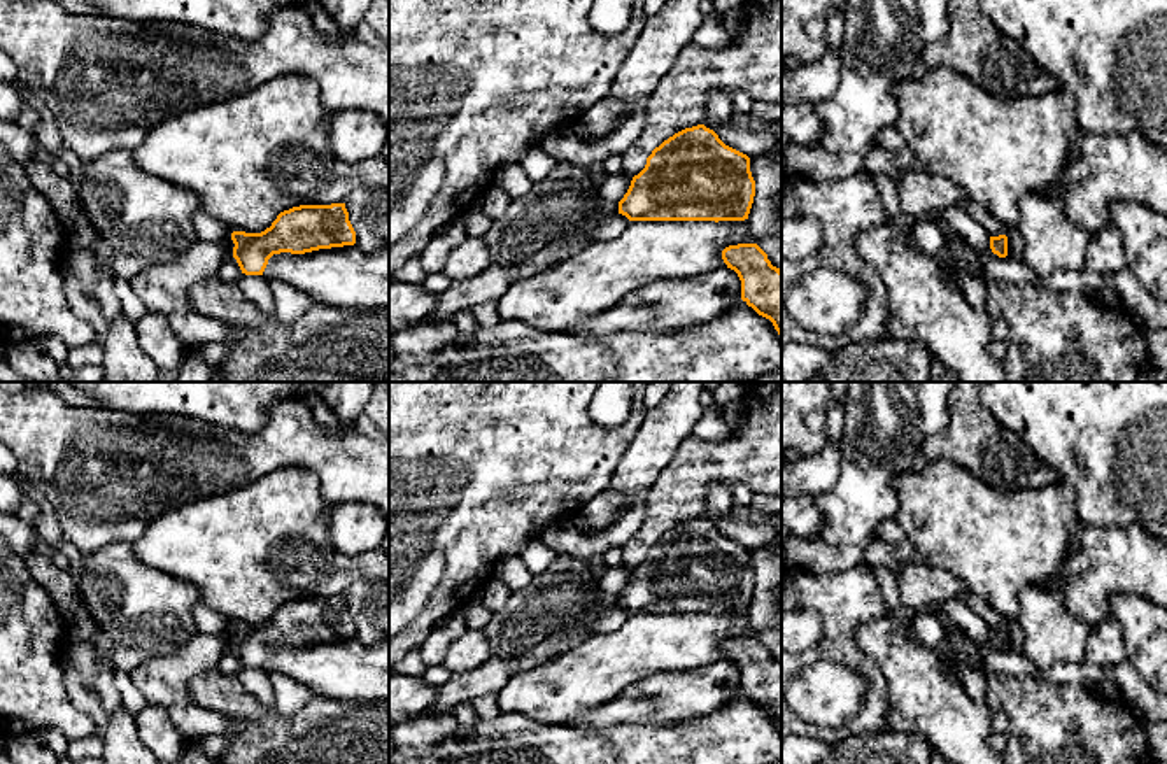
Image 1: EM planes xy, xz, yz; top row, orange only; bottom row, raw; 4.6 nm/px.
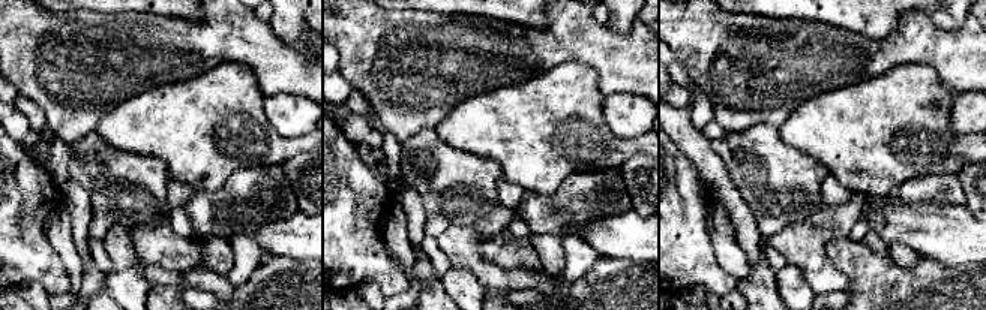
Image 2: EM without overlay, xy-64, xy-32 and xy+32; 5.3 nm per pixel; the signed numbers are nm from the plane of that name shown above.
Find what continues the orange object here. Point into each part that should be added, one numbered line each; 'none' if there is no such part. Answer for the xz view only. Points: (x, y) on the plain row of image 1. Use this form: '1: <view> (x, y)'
none

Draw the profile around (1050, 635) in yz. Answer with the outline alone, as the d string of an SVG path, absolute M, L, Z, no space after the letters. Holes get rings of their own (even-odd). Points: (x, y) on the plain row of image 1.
M1030 585L1020 592L1022 654L1037 668L1085 662L1092 626L1069 615L1057 585Z

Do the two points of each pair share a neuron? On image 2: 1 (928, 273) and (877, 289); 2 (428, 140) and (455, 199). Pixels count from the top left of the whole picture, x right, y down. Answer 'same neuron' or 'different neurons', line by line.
1: same neuron
2: same neuron

